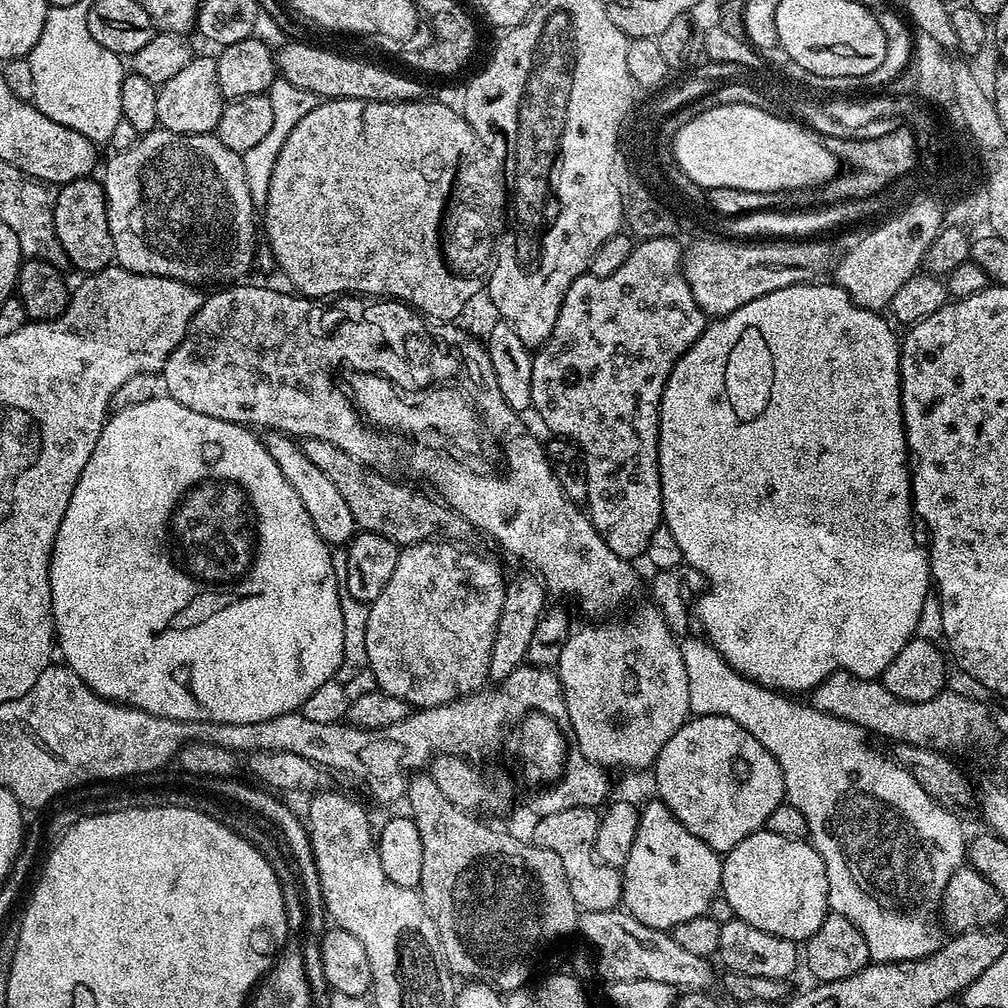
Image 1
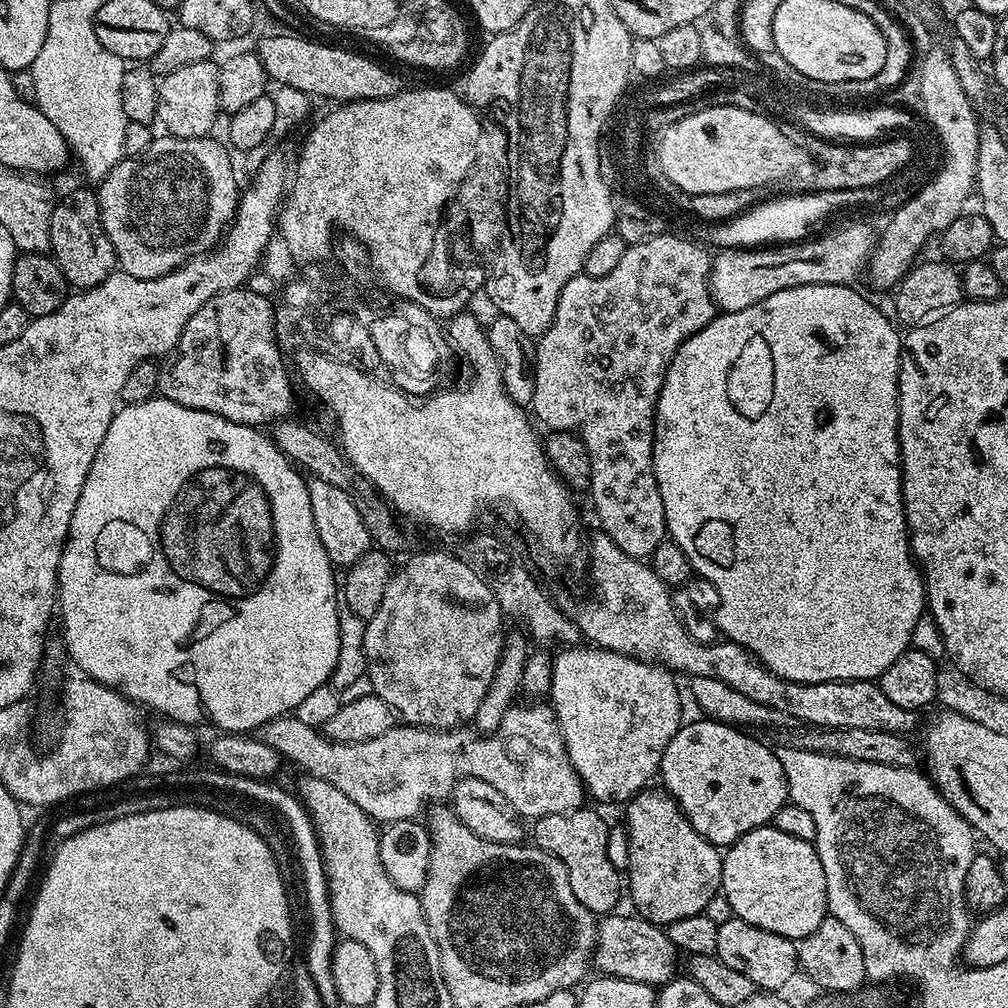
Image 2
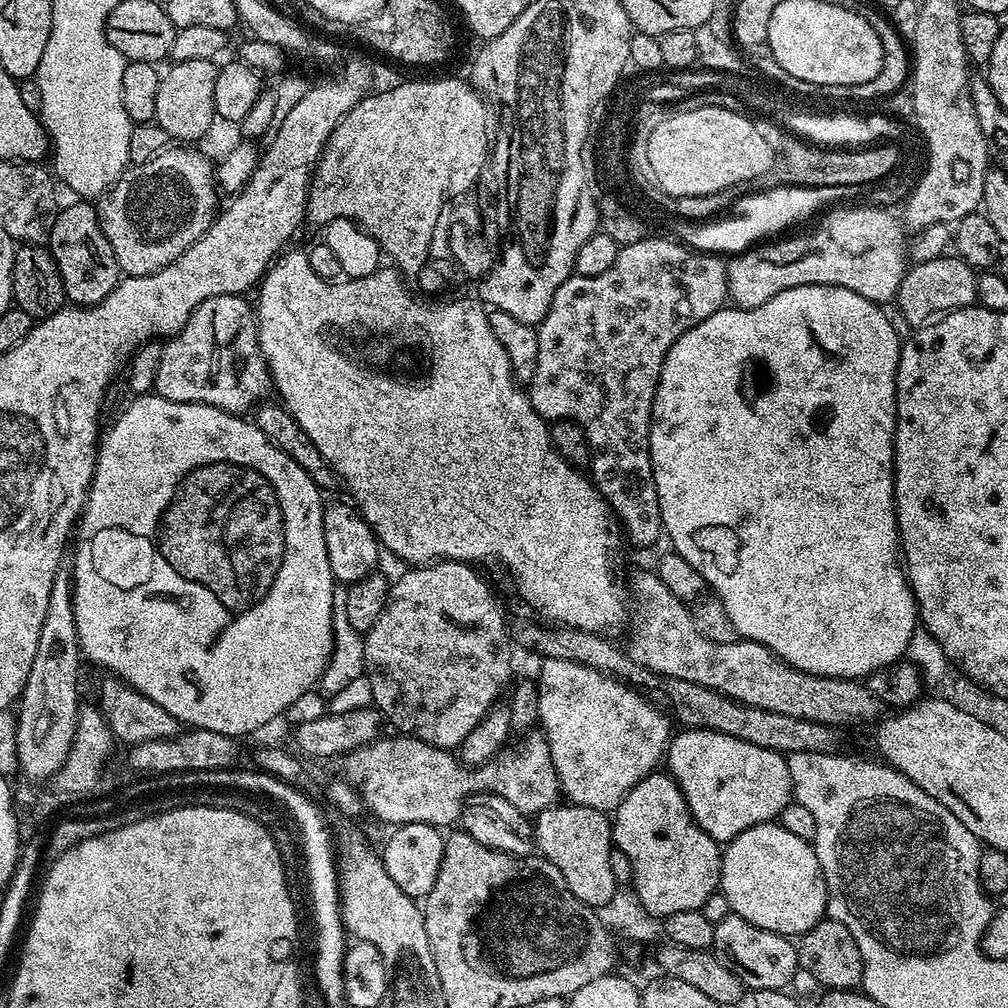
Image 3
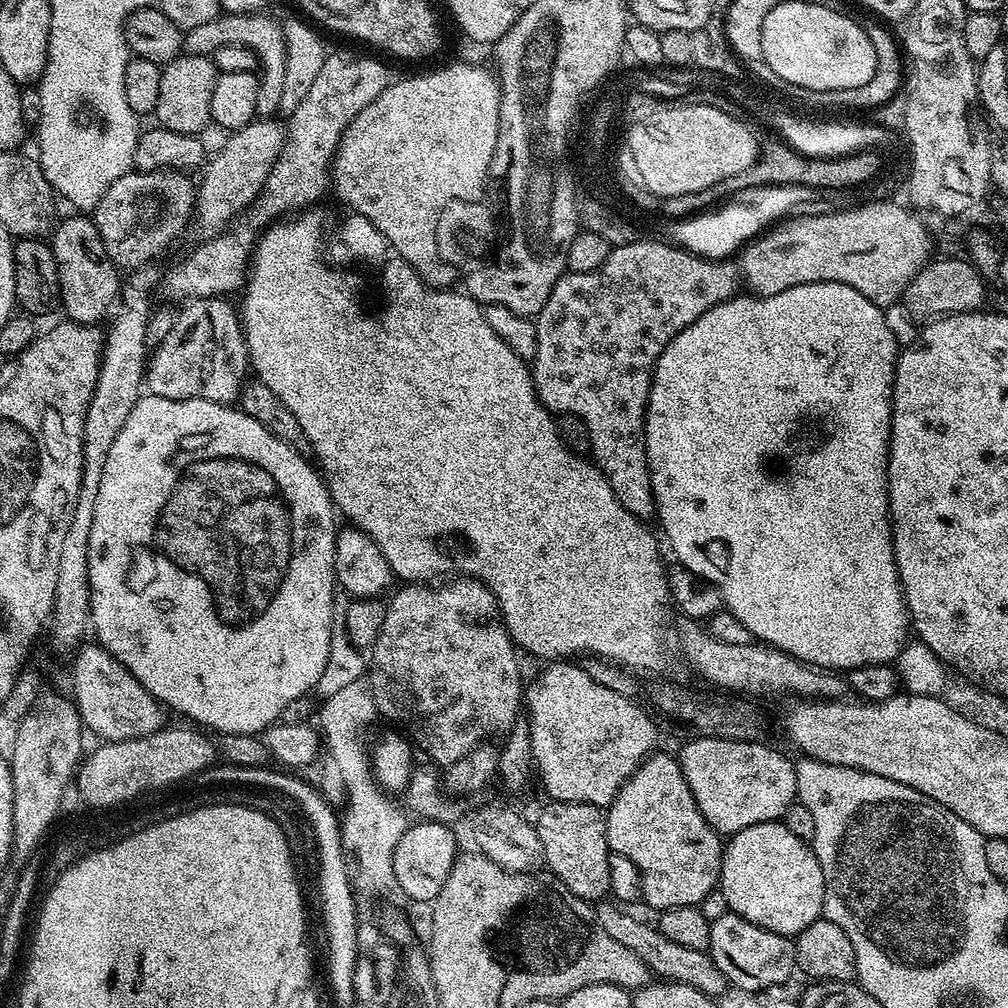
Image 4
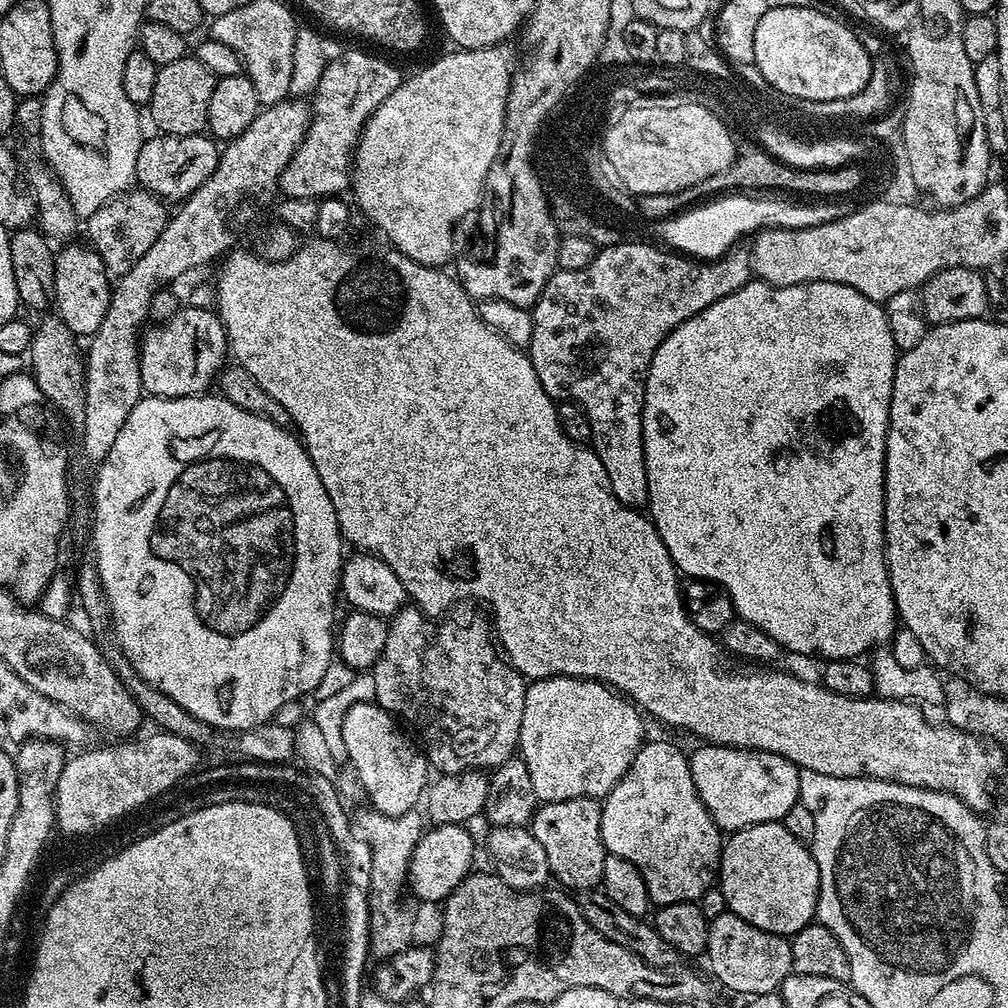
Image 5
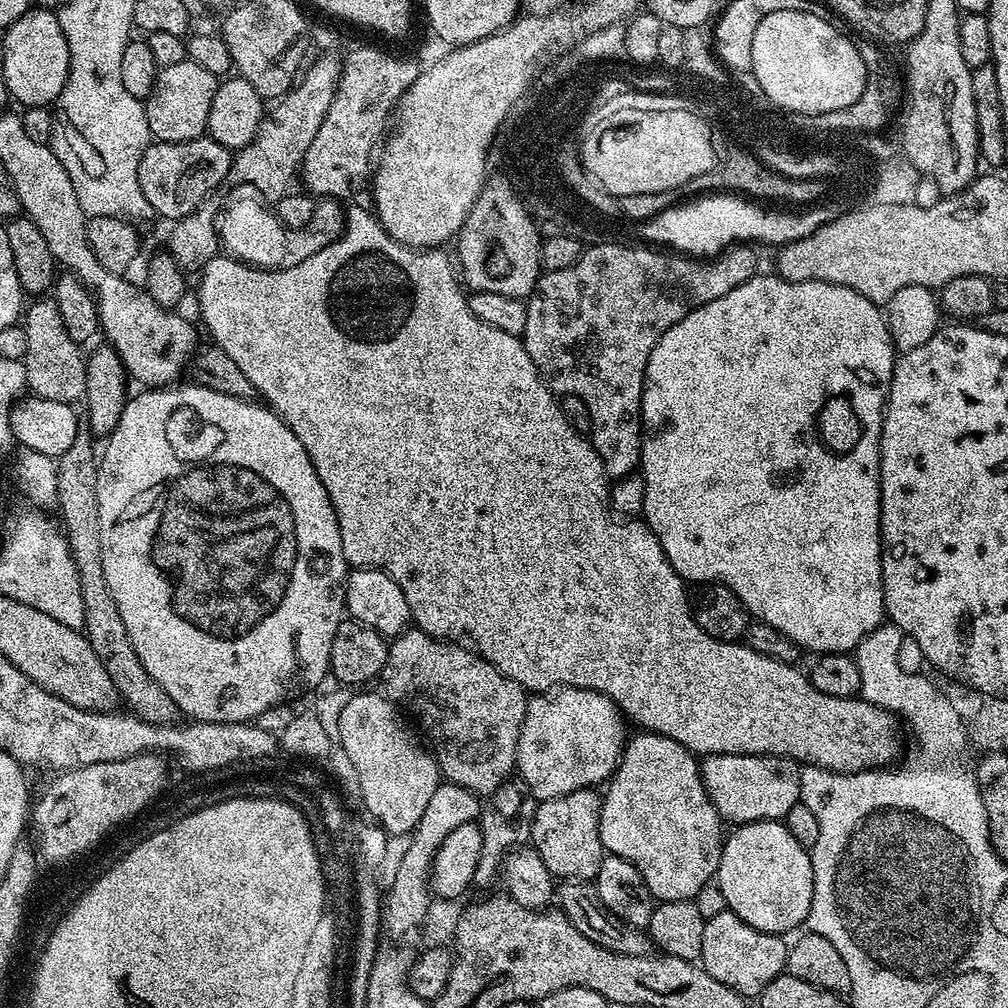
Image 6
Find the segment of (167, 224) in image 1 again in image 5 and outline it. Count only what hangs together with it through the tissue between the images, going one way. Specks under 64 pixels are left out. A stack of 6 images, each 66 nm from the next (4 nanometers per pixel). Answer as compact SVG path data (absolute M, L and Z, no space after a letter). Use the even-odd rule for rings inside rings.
M136 186L107 200L86 218L87 243L102 258L104 271L109 277L119 278L126 274L126 270L130 270L130 266L134 266L134 262L138 262L138 258L142 258L142 254L146 254L146 250L154 246L158 234L162 234L168 224L170 208L164 204L167 203L161 197Z

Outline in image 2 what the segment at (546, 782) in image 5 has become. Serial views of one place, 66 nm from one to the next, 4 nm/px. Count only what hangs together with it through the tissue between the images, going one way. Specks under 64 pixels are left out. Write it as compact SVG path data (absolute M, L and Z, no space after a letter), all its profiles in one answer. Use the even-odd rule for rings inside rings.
M568 646L563 649L564 652L558 655L552 661L552 687L550 691L550 700L554 705L556 714L556 723L560 726L560 733L564 736L564 750L568 753L568 758L574 770L580 776L584 783L587 795L596 800L621 800L627 802L636 795L637 792L645 791L648 784L660 771L662 754L666 754L666 746L670 746L670 738L680 729L682 717L680 717L680 688L676 685L678 680L677 673L671 668L659 663L646 660L637 660L635 656L624 656L621 652L612 652L609 648L598 648L595 646Z

